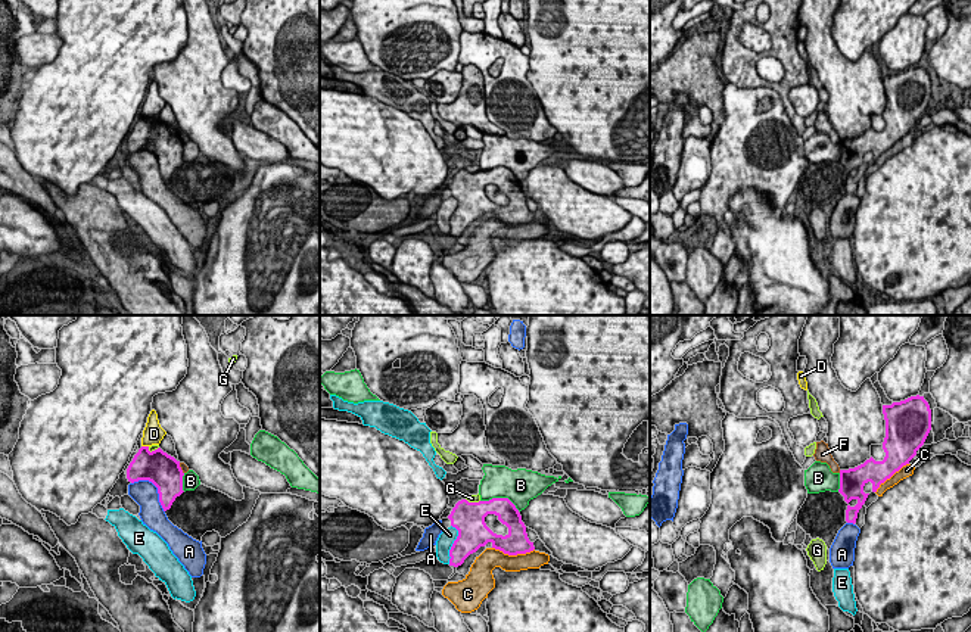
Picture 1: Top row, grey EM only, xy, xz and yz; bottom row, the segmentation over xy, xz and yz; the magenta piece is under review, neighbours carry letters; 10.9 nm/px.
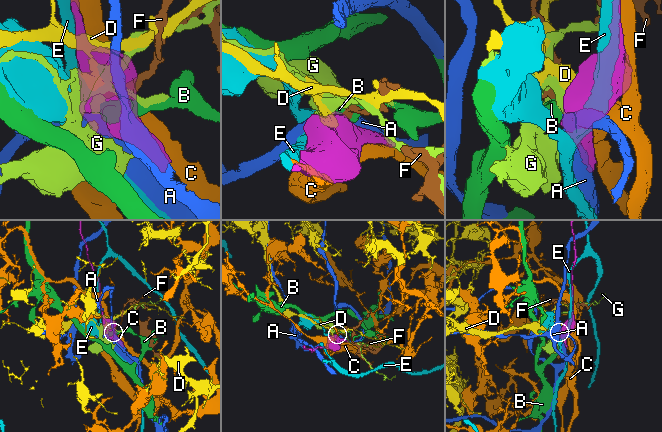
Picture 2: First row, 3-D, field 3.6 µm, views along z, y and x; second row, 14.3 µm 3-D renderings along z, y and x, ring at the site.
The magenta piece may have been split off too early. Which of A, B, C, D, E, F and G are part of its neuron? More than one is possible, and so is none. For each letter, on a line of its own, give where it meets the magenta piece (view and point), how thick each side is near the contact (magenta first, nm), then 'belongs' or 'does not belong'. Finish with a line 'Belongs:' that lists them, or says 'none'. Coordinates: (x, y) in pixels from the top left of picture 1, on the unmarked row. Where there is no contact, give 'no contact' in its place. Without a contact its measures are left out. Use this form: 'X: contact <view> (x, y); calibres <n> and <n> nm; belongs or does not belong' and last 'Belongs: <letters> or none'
A: contact xy (156, 156); calibres 360 and 280 nm; does not belong
B: contact xz (500, 168); calibres 240 and 360 nm; does not belong
C: contact xz (513, 224); calibres 260 and 220 nm; does not belong
D: contact xy (145, 117); calibres 340 and 220 nm; does not belong
E: contact xz (453, 214); calibres 320 and 170 nm; does not belong
F: contact xy (180, 139); calibres 360 and 70 nm; does not belong
G: contact xz (473, 173); calibres 360 and 100 nm; does not belong
Belongs: none

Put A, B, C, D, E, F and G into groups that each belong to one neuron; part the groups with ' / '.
A / B / C / D / E / F / G

